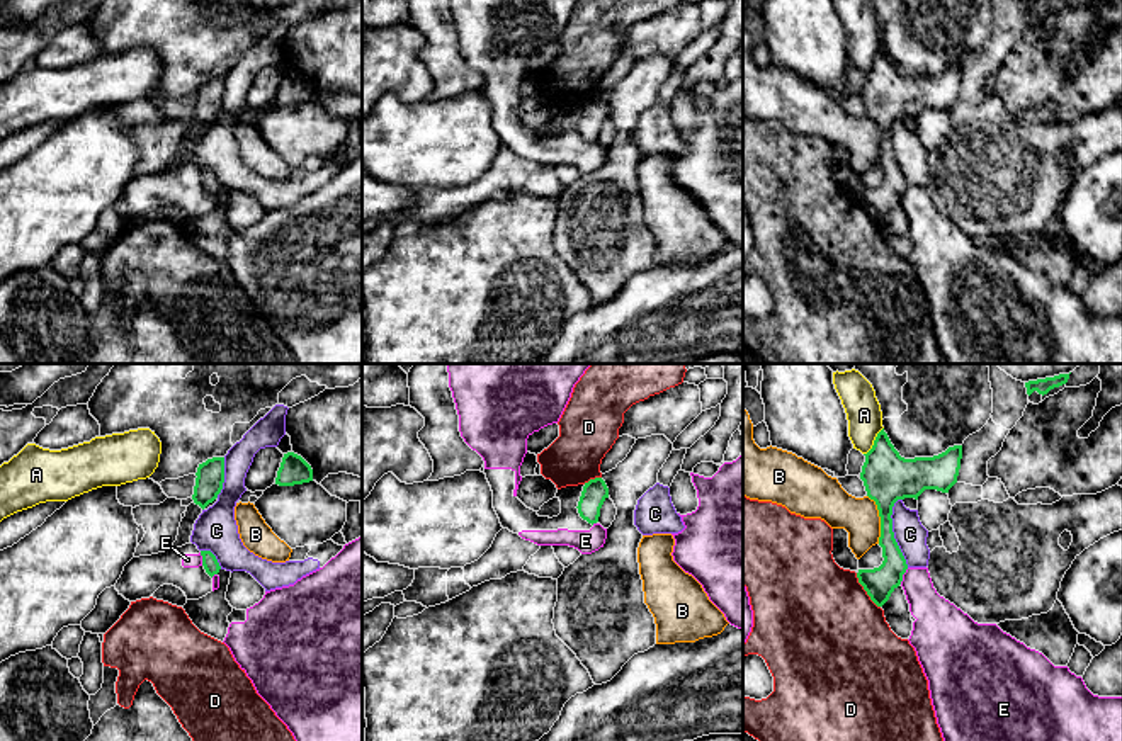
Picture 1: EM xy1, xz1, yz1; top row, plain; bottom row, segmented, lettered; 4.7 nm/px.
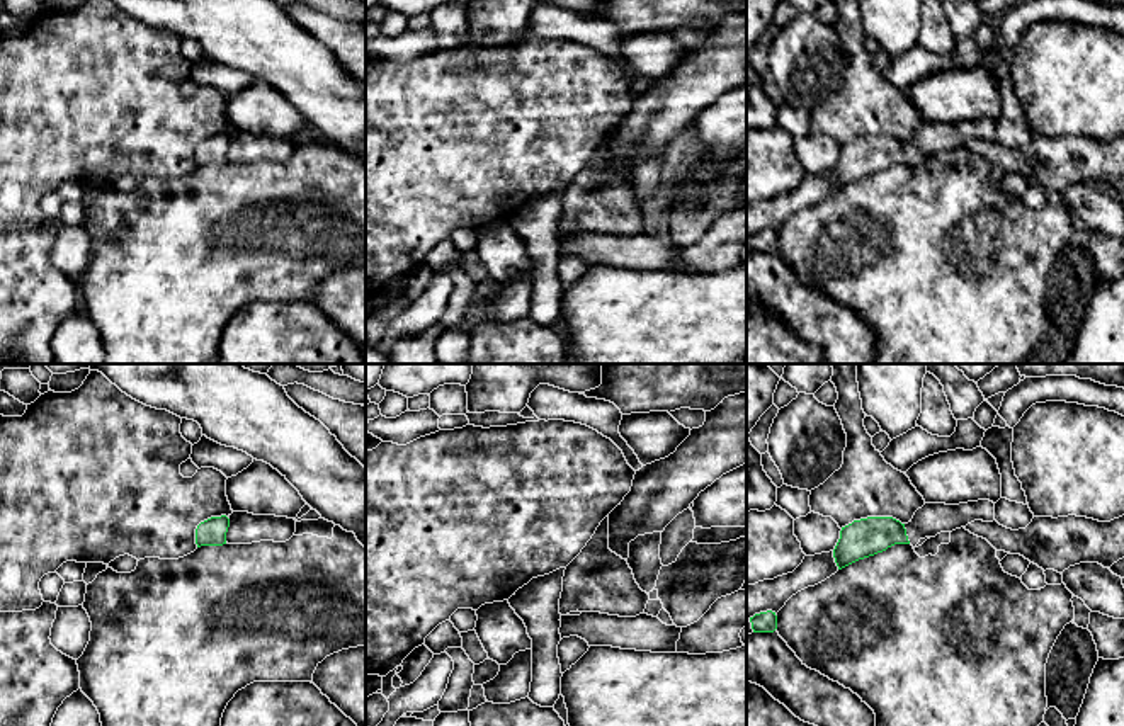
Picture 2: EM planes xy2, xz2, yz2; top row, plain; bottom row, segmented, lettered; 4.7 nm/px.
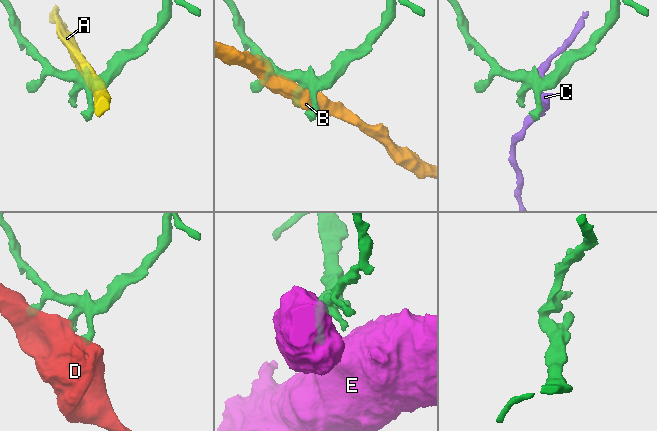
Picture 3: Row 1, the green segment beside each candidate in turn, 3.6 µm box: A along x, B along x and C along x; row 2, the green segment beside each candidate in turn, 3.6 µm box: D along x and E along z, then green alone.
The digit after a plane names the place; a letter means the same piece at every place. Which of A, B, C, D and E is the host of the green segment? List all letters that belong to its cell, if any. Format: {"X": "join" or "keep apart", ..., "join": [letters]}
{"A": "keep apart", "B": "keep apart", "C": "keep apart", "D": "keep apart", "E": "keep apart", "join": []}

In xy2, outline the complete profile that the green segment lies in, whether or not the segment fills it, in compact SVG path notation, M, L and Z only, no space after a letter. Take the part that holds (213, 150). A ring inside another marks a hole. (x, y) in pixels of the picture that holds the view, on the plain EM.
M226 134L211 136L201 141L196 148L197 167L226 163L228 146L230 146L230 138Z

